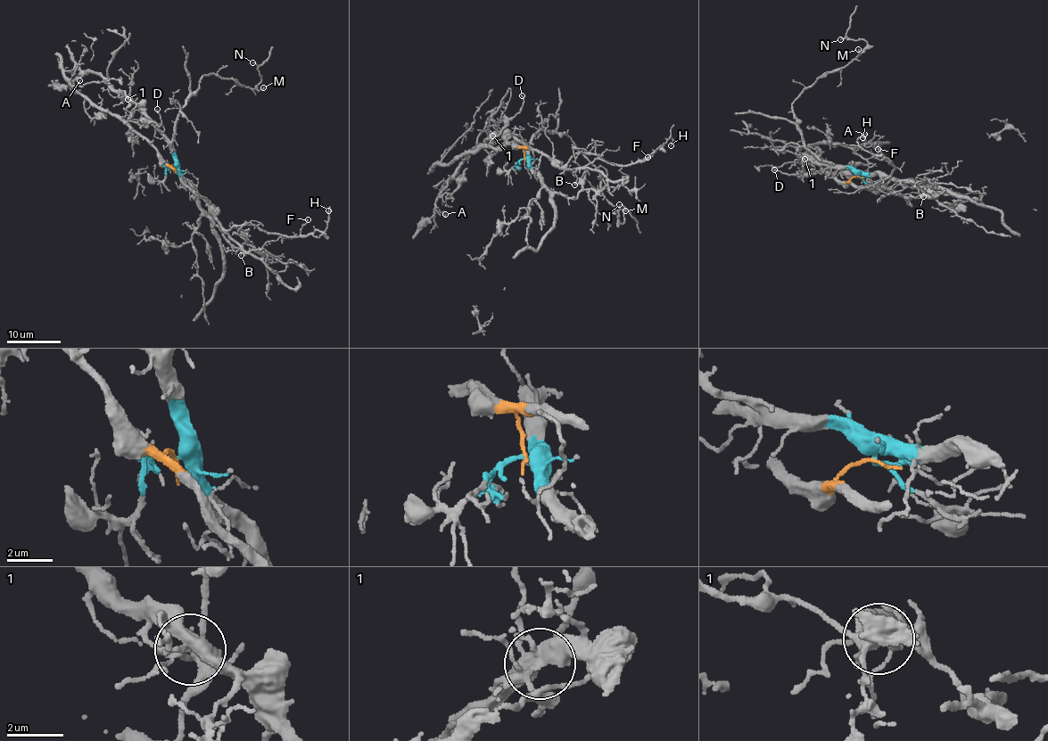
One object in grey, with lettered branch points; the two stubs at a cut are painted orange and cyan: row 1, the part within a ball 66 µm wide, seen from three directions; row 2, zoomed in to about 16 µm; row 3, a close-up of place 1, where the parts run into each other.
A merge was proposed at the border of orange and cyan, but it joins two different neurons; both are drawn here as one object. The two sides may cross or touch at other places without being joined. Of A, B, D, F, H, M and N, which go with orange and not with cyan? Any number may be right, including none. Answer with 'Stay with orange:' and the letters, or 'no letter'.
Stay with orange: B, D, F, H

